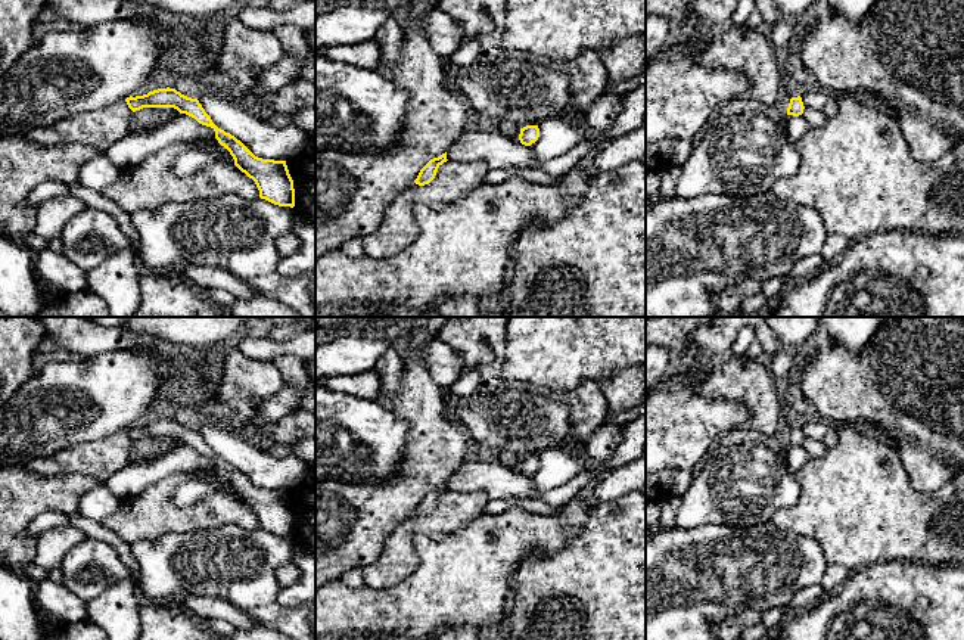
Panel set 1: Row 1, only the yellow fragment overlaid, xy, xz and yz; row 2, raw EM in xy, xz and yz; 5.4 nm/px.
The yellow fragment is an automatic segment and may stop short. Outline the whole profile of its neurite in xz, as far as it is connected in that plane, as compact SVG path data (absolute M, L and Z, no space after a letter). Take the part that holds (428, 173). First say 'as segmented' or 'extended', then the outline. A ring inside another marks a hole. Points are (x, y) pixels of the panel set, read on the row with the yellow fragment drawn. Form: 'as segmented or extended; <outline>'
as segmented; M447 152L442 153L441 156L438 158L433 158L430 159L419 173L417 178L414 180L416 184L419 186L425 186L425 184L429 184L435 175L436 175L436 171L438 168L447 162Z

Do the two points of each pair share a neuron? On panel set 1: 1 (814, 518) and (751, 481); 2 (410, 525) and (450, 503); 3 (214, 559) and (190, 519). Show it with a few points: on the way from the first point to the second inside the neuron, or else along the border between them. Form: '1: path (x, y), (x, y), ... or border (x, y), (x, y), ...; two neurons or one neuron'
1: border (793, 474), (798, 499), (770, 519); two neurons
2: path (420, 525), (428, 525), (439, 513); one neuron
3: border (230, 524), (190, 531), (171, 531), (162, 536); two neurons

